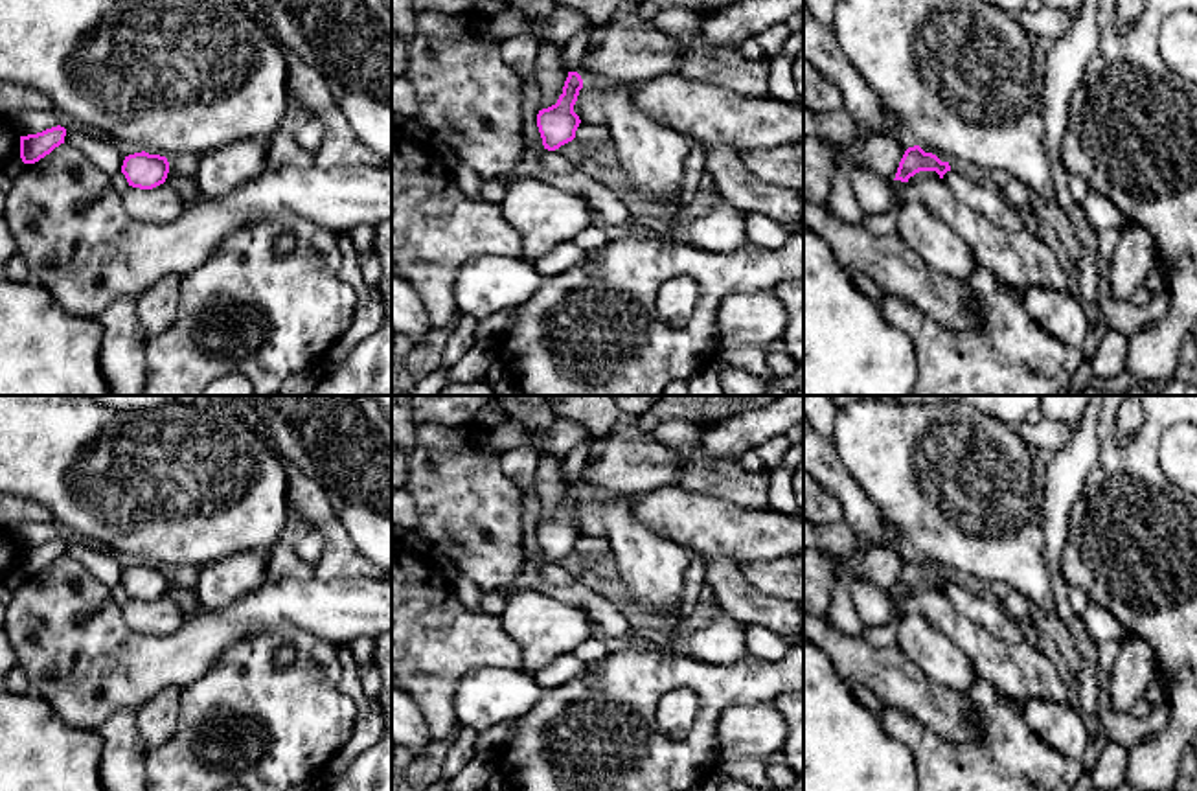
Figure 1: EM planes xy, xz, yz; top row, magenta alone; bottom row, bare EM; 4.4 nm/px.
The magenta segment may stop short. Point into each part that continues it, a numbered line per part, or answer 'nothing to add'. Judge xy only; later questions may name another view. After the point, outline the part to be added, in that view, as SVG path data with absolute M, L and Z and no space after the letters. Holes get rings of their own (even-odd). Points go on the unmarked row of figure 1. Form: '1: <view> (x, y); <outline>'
nothing to add

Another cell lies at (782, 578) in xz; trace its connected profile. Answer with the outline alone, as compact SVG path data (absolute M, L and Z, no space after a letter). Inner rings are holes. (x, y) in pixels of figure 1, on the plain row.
M804 554L737 565L745 579L761 592L800 603L804 602Z

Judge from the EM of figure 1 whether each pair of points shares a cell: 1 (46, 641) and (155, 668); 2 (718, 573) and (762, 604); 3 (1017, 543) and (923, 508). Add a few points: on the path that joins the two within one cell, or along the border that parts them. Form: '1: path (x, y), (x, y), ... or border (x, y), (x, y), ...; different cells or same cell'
1: path (74, 646), (92, 664), (127, 666); same cell
2: path (729, 584), (751, 604); same cell
3: path (993, 543), (966, 539), (947, 523); same cell

